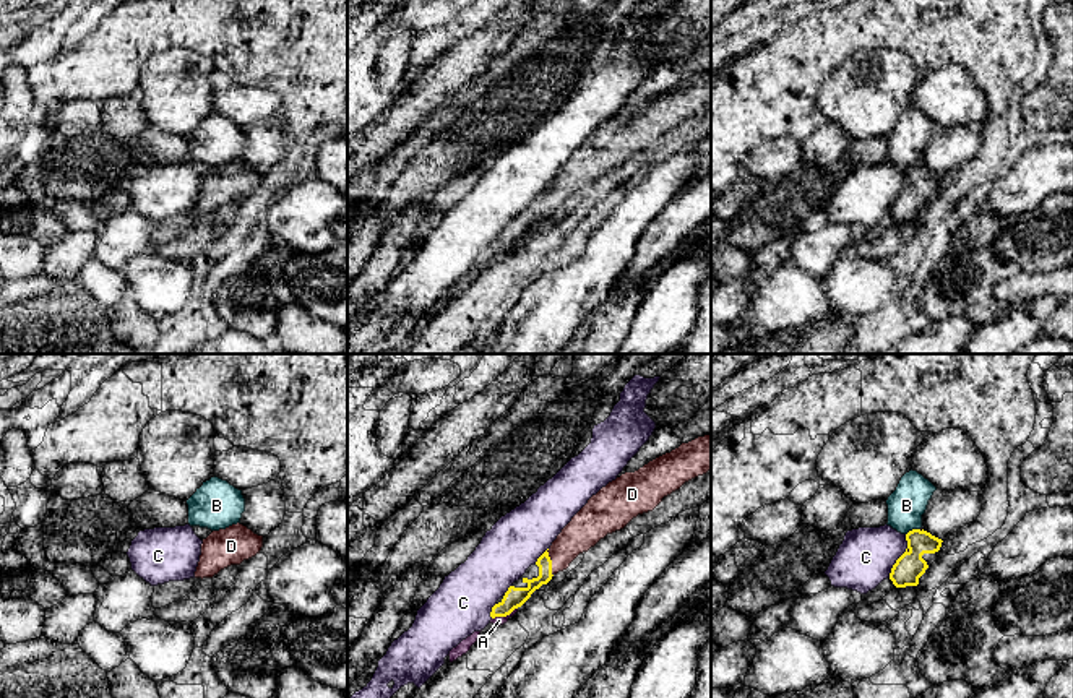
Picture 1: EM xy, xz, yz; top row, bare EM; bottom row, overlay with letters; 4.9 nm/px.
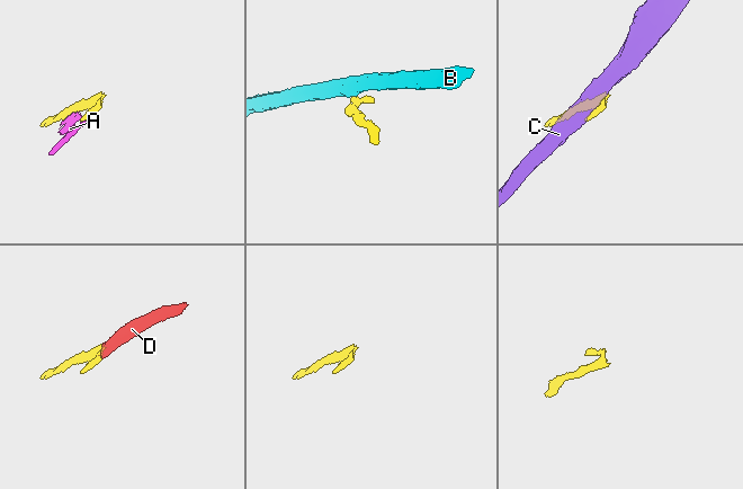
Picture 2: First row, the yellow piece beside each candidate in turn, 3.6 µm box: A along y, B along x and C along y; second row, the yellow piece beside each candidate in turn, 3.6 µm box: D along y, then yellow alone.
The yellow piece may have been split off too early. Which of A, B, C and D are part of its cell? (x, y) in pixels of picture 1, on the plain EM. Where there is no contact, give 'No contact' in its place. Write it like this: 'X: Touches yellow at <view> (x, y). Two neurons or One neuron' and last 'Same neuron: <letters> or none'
A: Touches yellow at xz (504, 252). Two neurons
B: Touches yellow at yz (913, 166). Two neurons
C: Touches yellow at yz (901, 192). Two neurons
D: Touches yellow at xz (551, 198). One neuron
Same neuron: D

